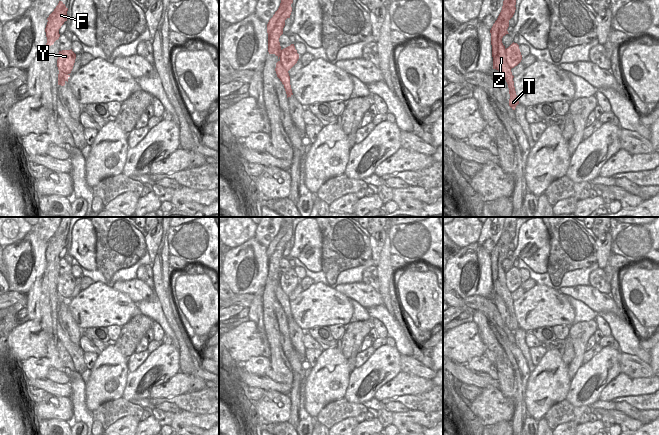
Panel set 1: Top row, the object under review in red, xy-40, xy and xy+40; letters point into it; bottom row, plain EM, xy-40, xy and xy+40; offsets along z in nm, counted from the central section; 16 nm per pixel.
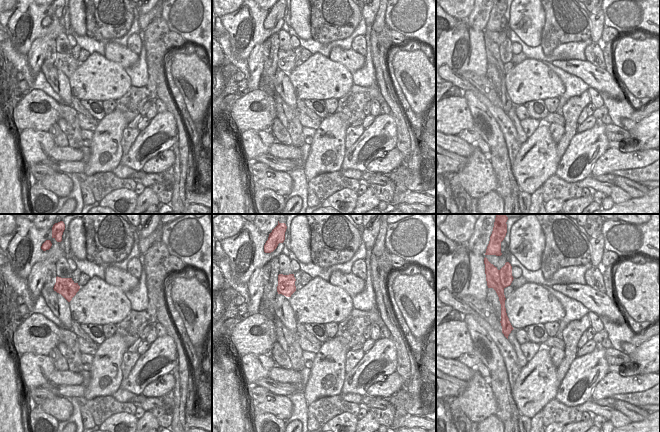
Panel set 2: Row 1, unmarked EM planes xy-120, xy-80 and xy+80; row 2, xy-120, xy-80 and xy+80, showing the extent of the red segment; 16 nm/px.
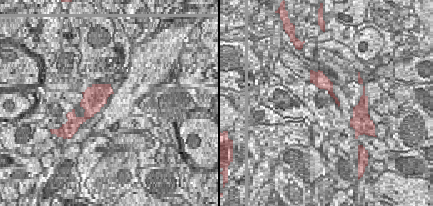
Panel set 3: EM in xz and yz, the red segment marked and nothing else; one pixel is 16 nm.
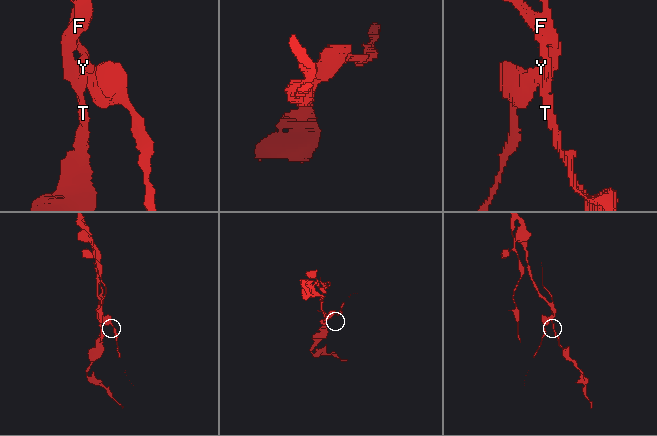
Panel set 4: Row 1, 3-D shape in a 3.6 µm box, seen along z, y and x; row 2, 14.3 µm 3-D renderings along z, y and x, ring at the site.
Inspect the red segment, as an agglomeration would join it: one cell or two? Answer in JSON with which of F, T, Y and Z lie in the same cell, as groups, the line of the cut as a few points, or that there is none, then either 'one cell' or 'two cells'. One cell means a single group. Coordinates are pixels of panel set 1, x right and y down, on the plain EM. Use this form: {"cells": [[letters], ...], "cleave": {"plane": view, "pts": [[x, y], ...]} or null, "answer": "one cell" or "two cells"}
{"cells": [["F", "T", "Z"], ["Y"]], "cleave": {"plane": "xy+40", "pts": [[505, 273], [507, 288], [511, 292]]}, "answer": "two cells"}

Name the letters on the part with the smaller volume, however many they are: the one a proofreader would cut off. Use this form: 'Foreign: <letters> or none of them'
Foreign: Y

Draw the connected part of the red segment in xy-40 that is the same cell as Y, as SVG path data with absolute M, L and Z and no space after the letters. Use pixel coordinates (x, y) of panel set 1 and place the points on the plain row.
M62 274L58 277L57 291L64 298L70 298L76 283L76 278L71 274Z

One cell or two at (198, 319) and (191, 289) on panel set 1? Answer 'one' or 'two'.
one

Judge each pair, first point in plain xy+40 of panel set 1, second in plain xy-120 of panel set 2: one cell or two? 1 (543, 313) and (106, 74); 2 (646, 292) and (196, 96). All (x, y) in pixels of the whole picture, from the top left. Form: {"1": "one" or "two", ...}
{"1": "one", "2": "one"}

